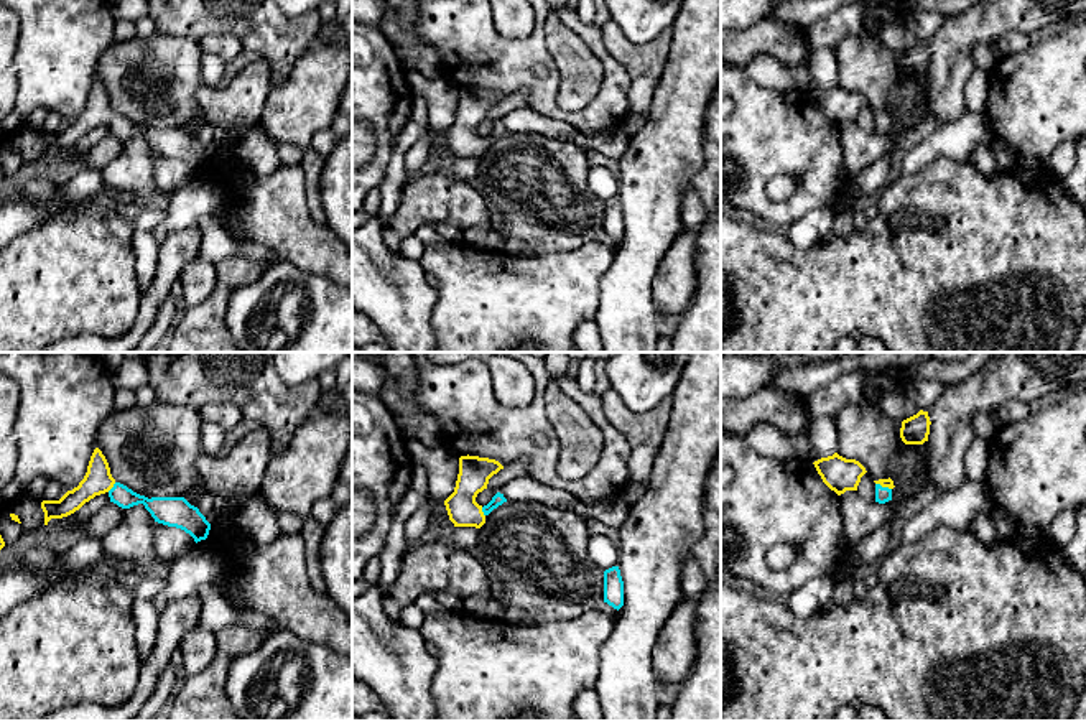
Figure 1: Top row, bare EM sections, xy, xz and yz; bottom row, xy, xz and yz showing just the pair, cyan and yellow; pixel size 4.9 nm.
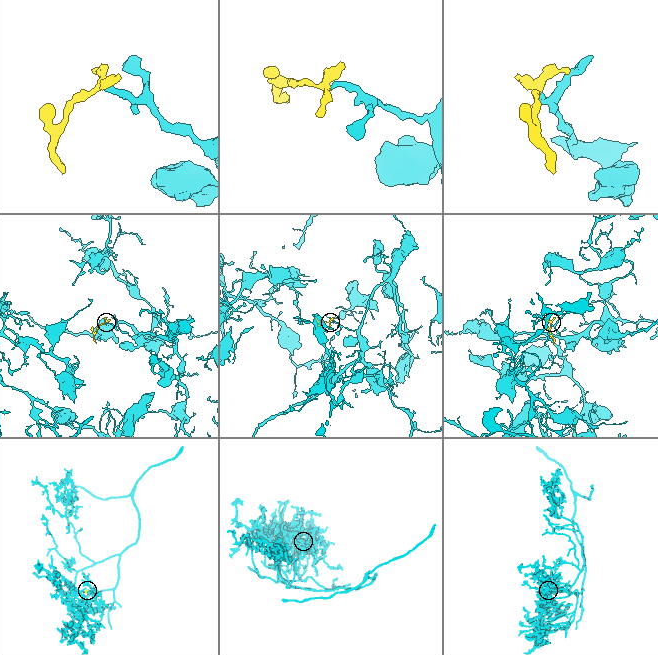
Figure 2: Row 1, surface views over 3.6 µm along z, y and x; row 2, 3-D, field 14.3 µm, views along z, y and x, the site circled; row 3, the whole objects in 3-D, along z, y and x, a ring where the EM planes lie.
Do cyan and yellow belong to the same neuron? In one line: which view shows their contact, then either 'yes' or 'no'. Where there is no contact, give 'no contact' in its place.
xy | yes

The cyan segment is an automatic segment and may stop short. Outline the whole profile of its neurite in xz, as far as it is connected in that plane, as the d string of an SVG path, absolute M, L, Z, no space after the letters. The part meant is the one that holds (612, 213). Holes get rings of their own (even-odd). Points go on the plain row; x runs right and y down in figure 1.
M619 198L604 202L604 234L617 242L624 237L624 212Z

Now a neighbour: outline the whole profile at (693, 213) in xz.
M693 188L683 193L680 212L683 226L691 230L696 230L706 219L706 207Z

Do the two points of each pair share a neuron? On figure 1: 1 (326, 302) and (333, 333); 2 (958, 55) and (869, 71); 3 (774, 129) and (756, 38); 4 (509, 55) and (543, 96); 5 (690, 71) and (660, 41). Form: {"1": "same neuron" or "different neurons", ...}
{"1": "same neuron", "2": "different neurons", "3": "different neurons", "4": "same neuron", "5": "different neurons"}

